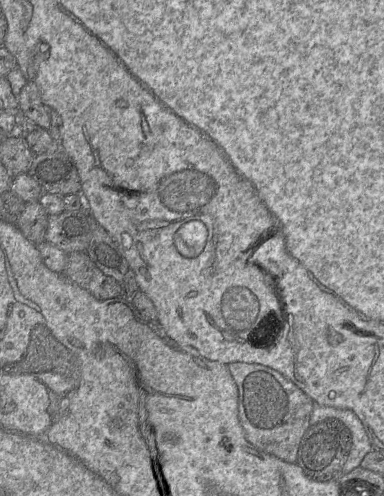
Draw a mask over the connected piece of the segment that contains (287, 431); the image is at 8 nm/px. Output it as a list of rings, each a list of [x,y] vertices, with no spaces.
[[[233,362],[227,367],[238,388],[238,417],[248,442],[262,452],[296,463],[302,438],[310,426],[312,399],[268,366]]]

